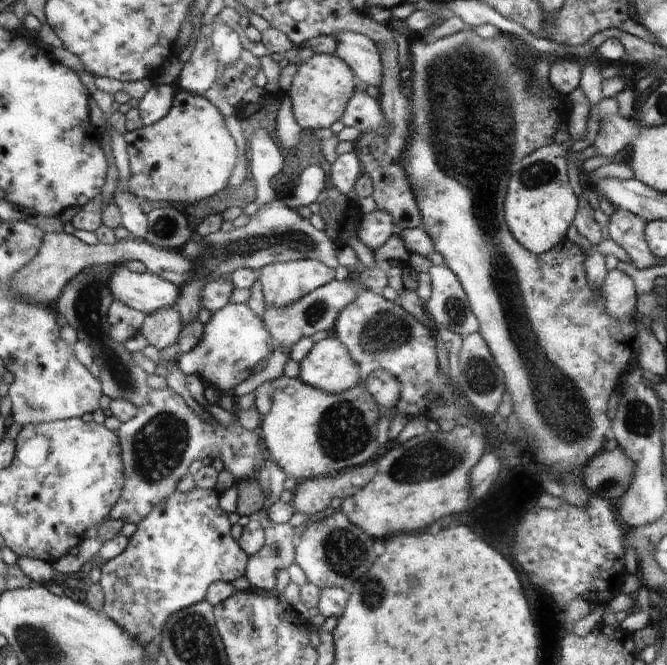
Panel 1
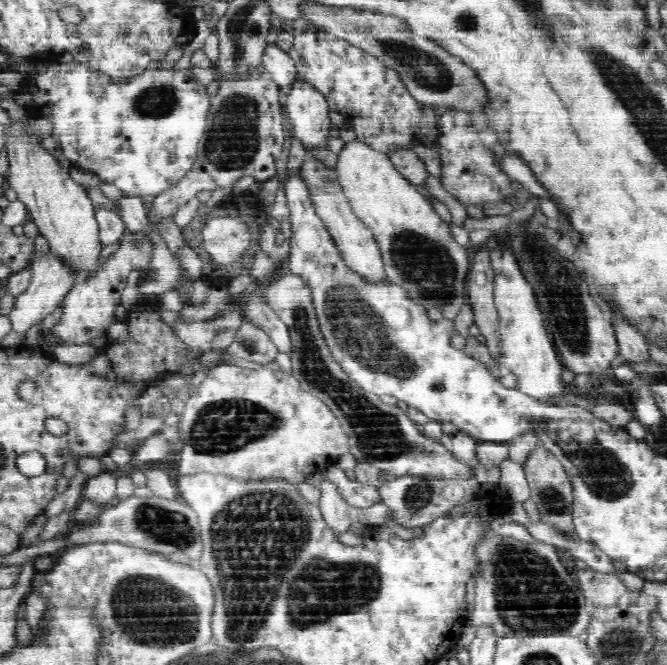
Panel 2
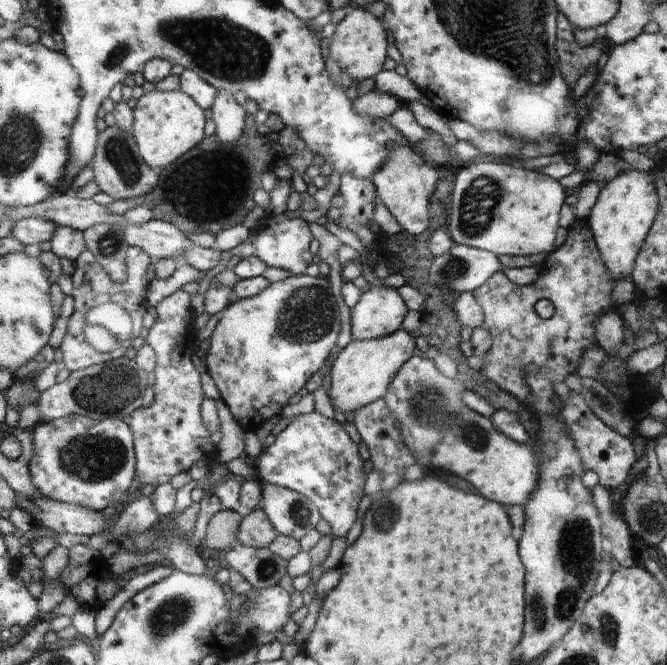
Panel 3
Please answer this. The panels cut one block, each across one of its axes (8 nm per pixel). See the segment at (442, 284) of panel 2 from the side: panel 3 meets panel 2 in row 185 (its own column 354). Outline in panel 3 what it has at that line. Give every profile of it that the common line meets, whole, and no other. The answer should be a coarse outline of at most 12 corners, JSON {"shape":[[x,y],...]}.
{"shape":[[403,328],[339,349],[324,386],[354,416],[414,354]]}

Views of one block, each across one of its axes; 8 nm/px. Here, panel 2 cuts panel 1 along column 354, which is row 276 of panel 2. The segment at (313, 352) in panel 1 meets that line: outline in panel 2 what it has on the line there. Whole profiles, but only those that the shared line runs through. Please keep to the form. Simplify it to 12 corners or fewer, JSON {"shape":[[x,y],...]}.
{"shape":[[306,157],[299,175],[345,268],[388,282],[373,232],[328,166]]}

